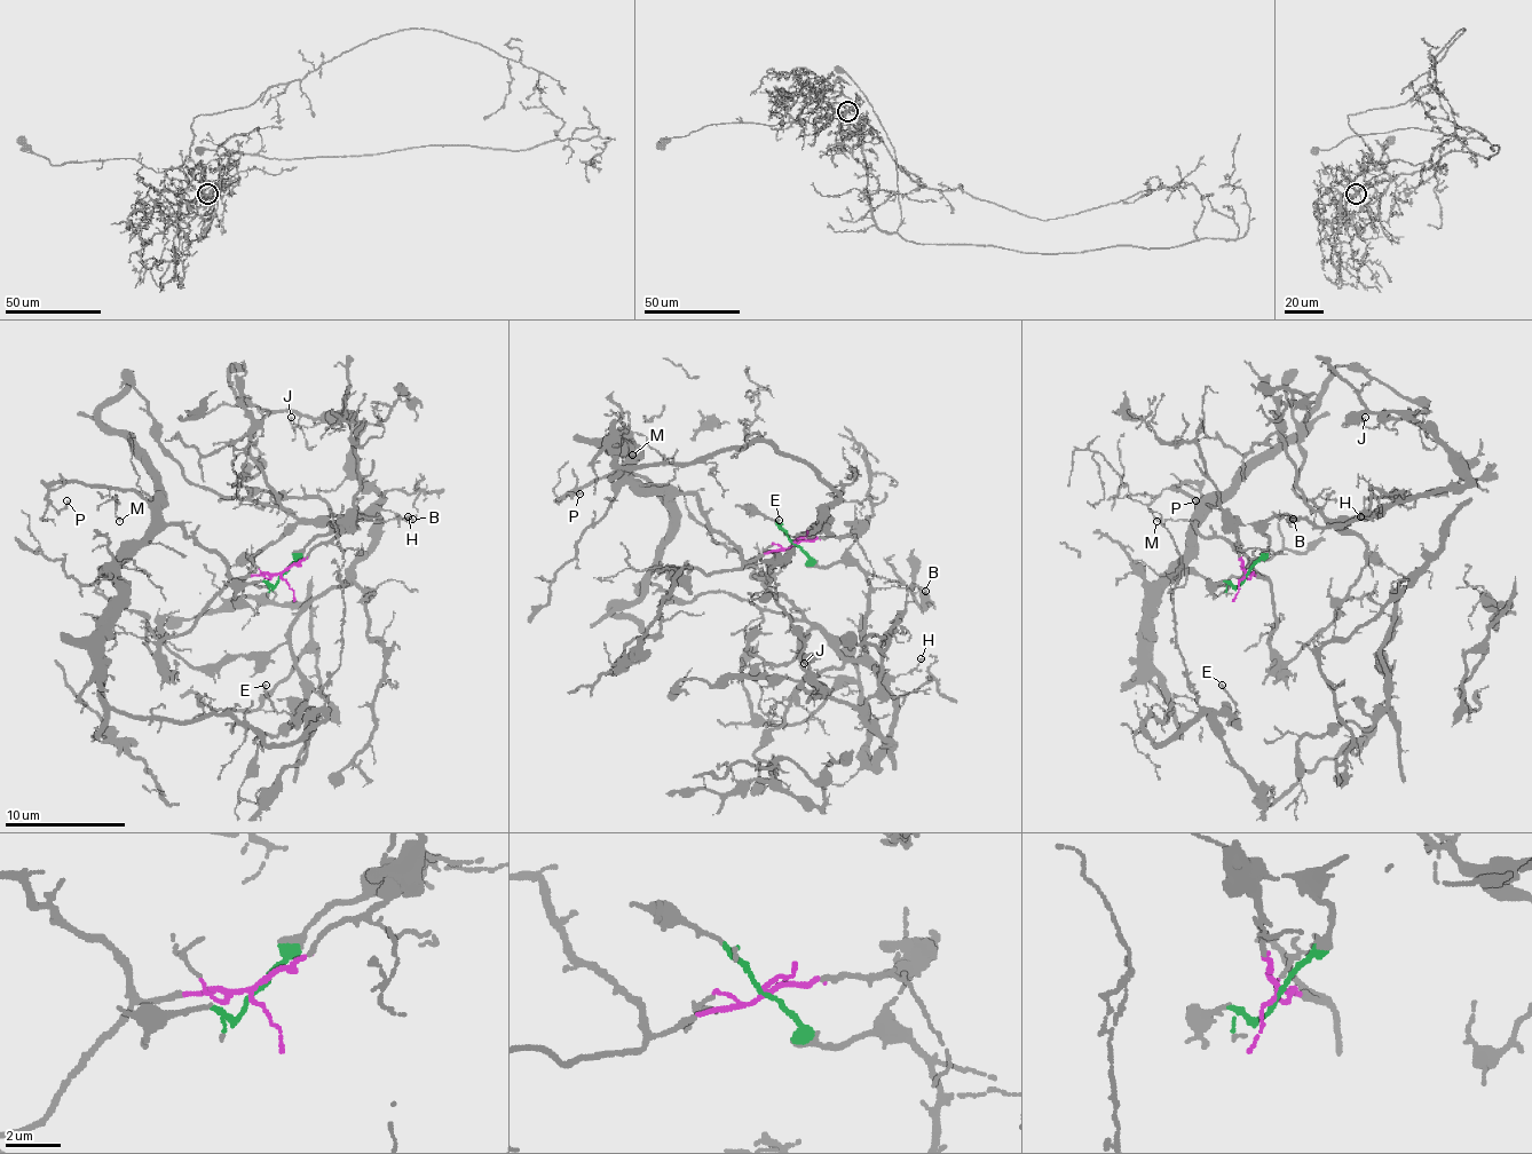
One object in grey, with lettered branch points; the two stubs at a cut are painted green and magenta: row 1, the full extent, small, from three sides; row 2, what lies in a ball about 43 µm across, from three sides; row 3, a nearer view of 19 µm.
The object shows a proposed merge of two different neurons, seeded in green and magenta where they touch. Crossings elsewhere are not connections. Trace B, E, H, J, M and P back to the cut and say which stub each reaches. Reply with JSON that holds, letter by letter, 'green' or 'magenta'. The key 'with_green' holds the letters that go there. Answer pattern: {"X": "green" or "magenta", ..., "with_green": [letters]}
{"B": "green", "E": "magenta", "H": "green", "J": "green", "M": "magenta", "P": "magenta", "with_green": ["B", "H", "J"]}

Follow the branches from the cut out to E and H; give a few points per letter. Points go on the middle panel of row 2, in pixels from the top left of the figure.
E: (795, 543), (747, 561), (699, 498), (644, 492), (610, 450), (798, 456), (837, 498), (792, 537), (780, 519)
H: (795, 543), (826, 568), (852, 561), (865, 574), (870, 607), (865, 618), (865, 651), (892, 677), (922, 658)

